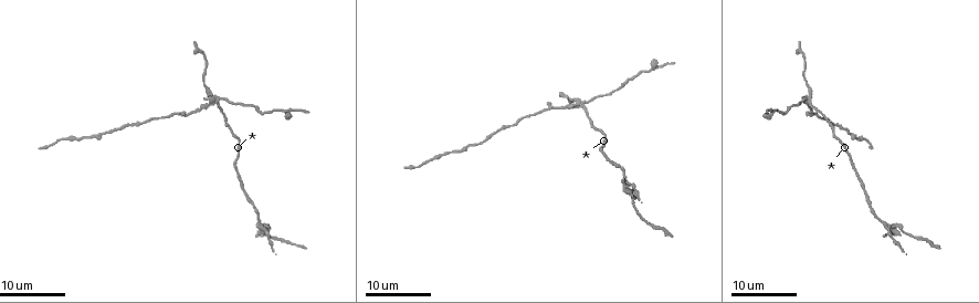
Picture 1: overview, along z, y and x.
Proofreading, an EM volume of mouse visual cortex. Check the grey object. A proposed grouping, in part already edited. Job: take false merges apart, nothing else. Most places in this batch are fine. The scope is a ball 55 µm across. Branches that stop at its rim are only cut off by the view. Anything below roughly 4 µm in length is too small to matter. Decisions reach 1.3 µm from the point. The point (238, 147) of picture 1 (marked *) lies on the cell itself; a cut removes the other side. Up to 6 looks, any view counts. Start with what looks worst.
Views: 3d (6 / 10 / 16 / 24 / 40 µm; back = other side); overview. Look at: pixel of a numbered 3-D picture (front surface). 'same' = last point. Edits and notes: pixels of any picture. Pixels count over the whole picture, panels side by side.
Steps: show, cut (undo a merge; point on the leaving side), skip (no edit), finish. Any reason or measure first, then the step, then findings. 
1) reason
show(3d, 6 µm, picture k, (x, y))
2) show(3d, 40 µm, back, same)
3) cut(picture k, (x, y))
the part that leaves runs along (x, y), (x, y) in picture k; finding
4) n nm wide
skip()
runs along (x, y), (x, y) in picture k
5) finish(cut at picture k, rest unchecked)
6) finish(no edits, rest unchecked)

thin arm on a thick one
show(3d, 16 µm, picture 1, (264, 229))

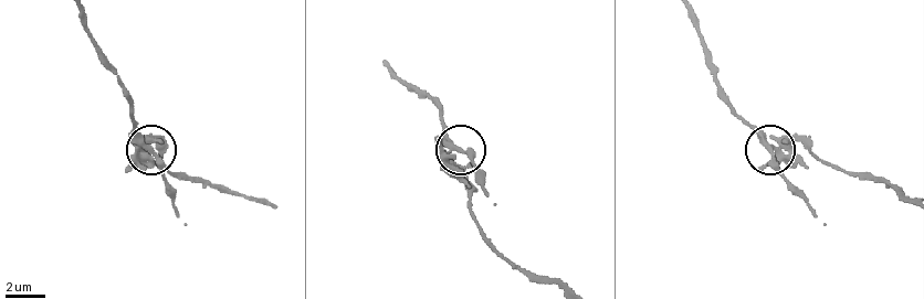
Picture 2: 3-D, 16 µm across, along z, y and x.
show(3d, 10 µm, picture 2, (771, 151))

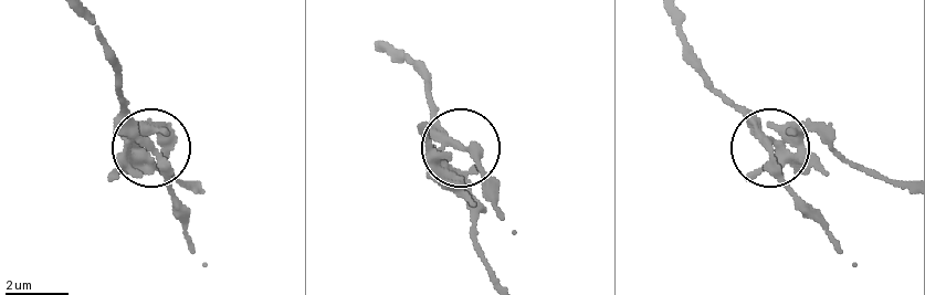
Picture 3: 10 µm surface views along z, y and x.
cut(picture 3, (109, 174))
the part that leaves runs along (776, 139), (820, 135), (860, 166), (900, 179) in picture 3; a second cell is stuck on

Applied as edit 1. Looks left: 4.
show(overview)

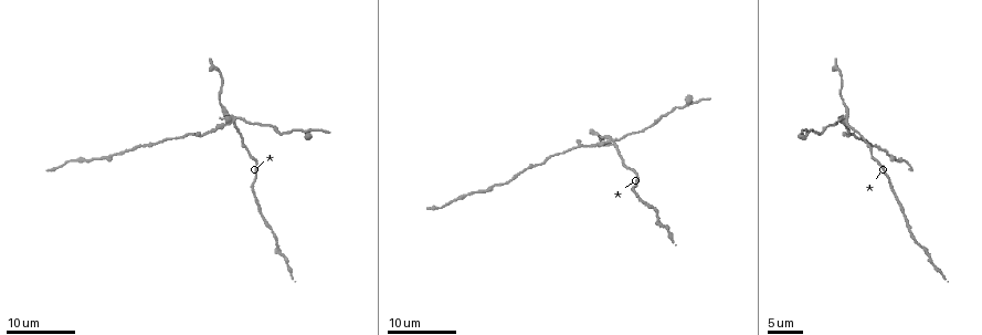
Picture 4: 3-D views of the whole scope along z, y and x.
four arms meet
show(3d, 24 µm, picture 4, (233, 117))

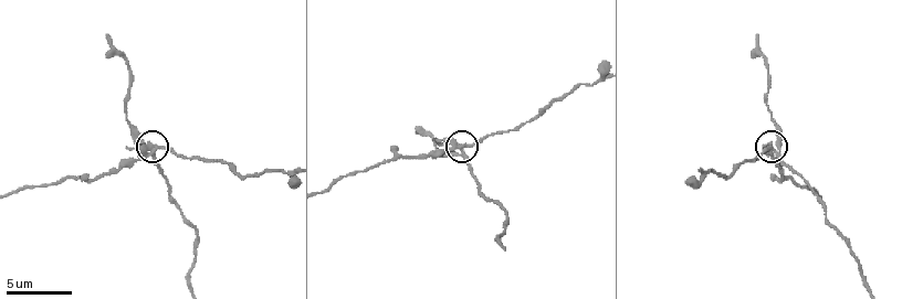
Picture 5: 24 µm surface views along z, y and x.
closer look
show(3d, 6 µm, picture 5, (153, 146))

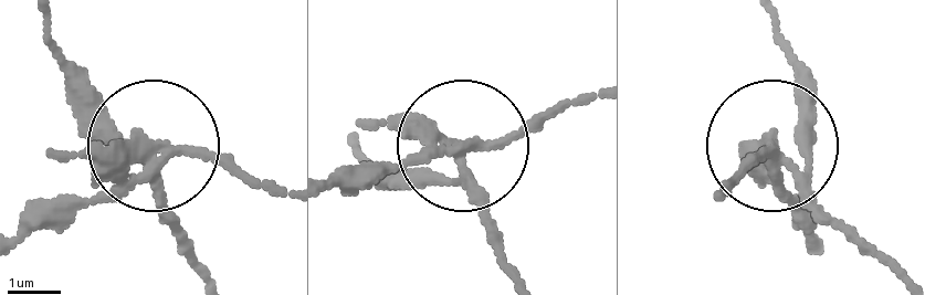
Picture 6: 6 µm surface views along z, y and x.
4 arms
cut(picture 6, (93, 175))
the part that leaves runs along (465, 174), (439, 153), (333, 169) in picture 6; two cells meet here

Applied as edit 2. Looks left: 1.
finish(cut at picture 3, cut at picture 6, rest unchecked)

